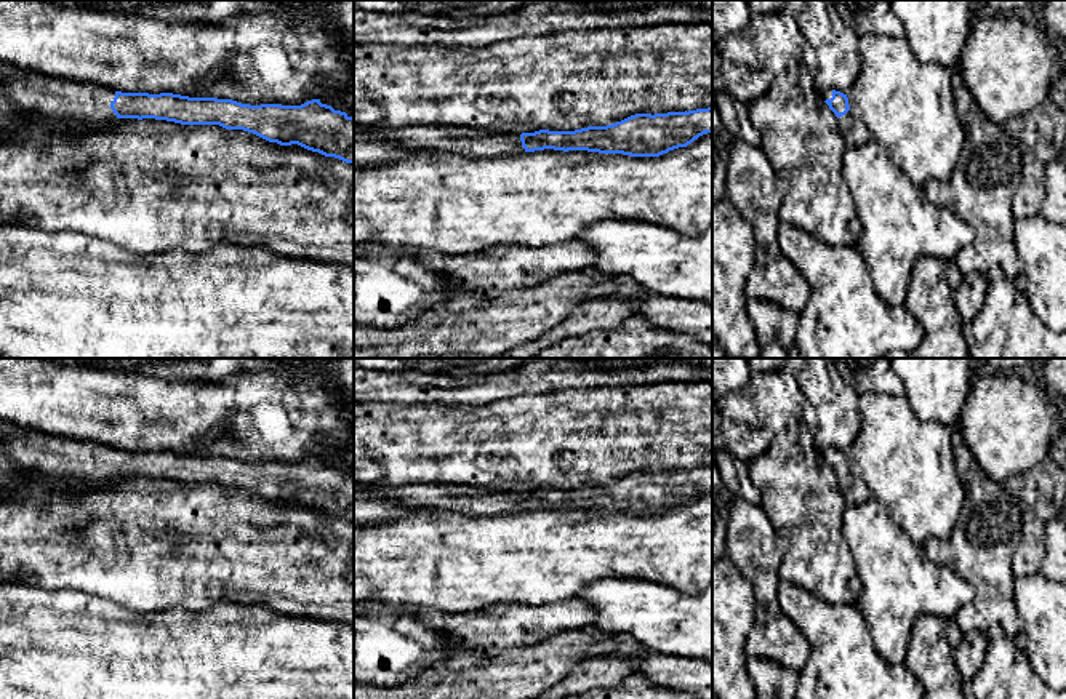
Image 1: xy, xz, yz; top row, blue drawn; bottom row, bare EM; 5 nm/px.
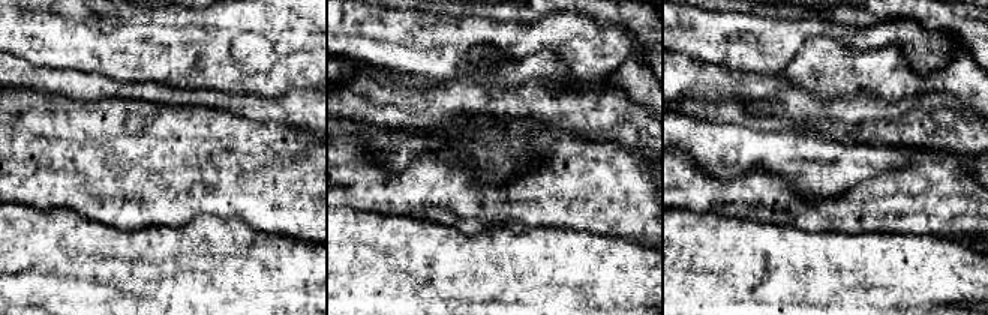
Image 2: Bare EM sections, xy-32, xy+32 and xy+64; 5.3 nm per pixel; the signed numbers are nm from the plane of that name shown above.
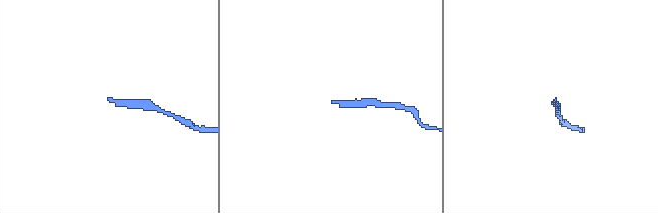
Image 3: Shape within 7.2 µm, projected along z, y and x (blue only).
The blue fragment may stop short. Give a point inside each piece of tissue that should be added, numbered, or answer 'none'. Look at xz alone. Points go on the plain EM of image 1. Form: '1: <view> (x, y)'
1: xz (466, 499)

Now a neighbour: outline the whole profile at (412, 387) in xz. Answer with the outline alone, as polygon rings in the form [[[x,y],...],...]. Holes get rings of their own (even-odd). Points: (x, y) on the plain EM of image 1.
[[[544,360],[493,373],[451,377],[440,373],[381,373],[354,366],[354,403],[403,406],[445,403],[483,405],[567,387],[648,385],[653,382],[703,381],[696,366],[658,360],[645,366],[603,369],[603,361]]]

